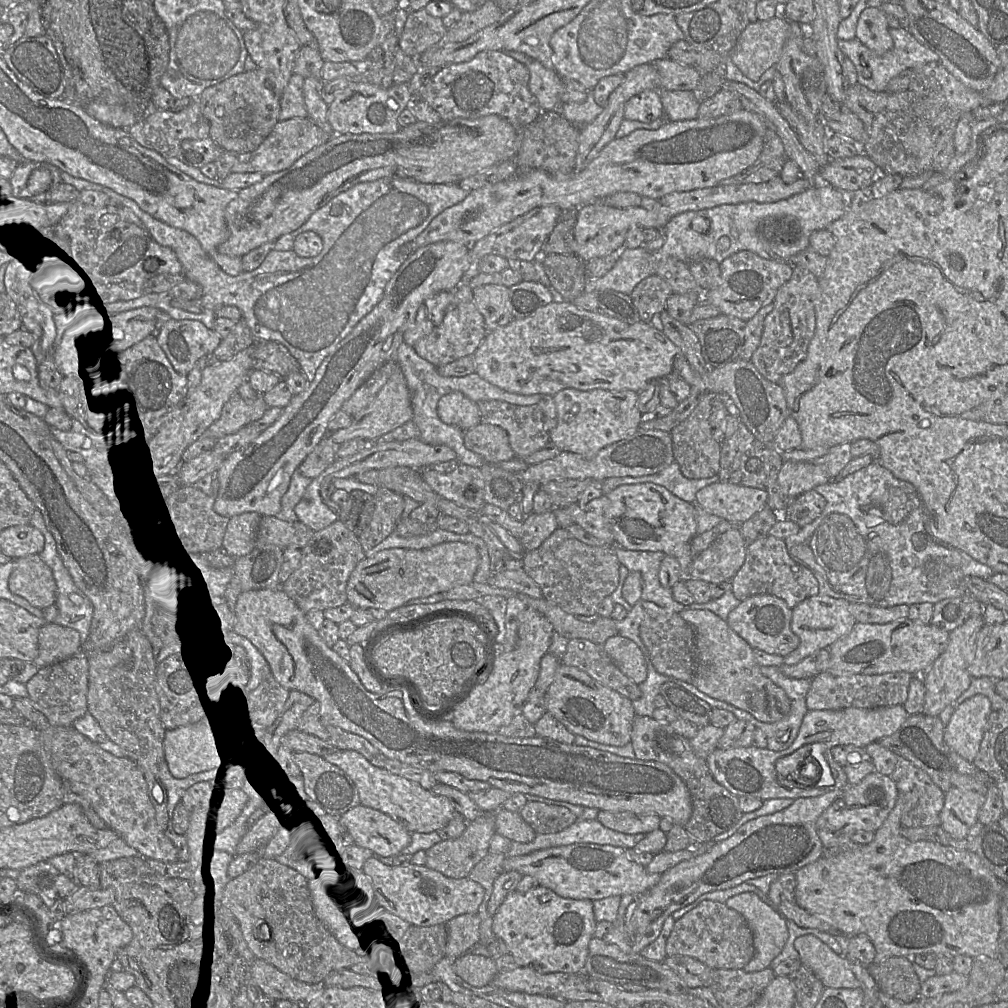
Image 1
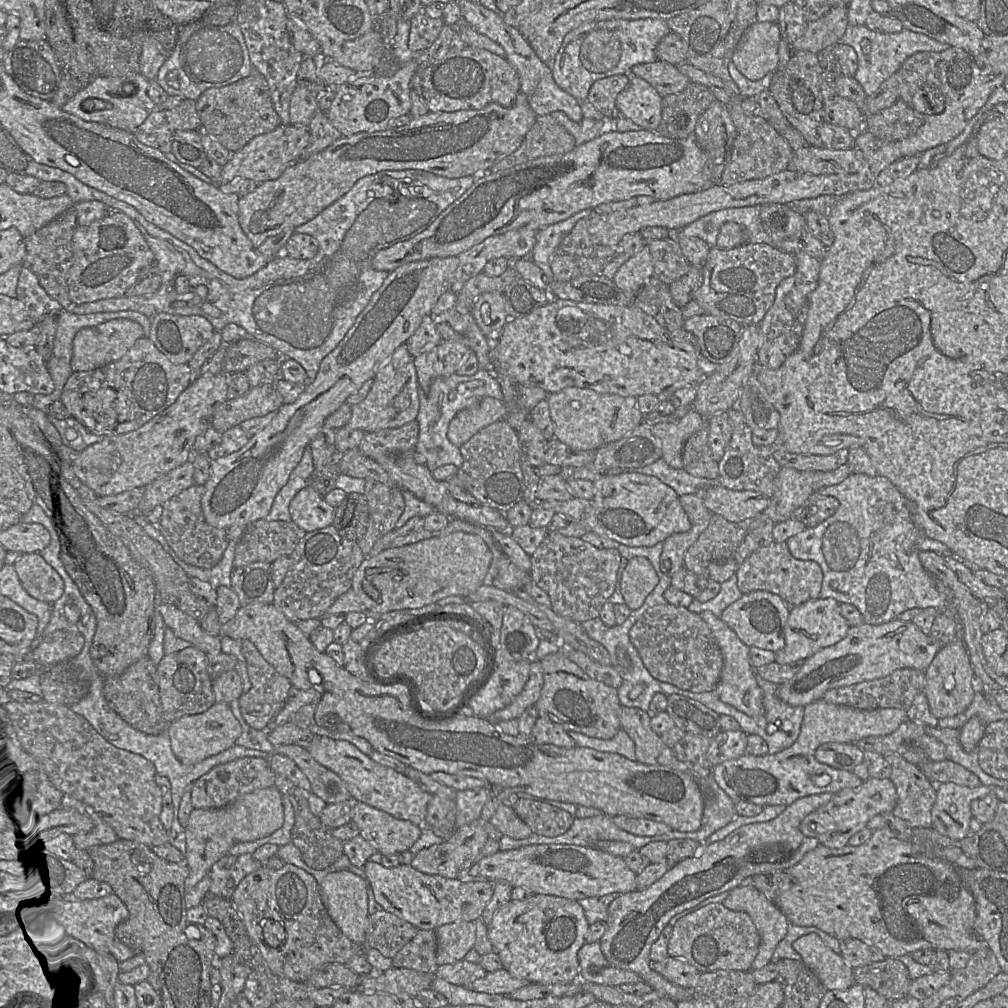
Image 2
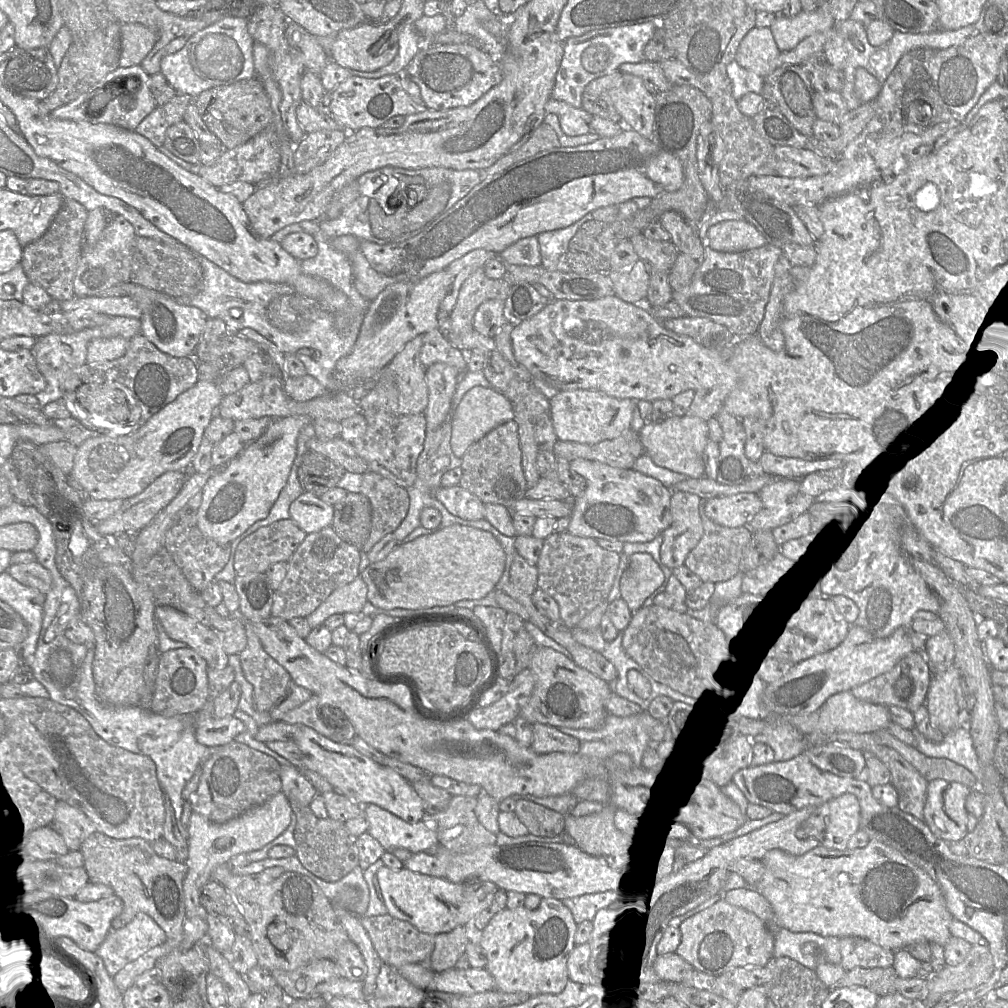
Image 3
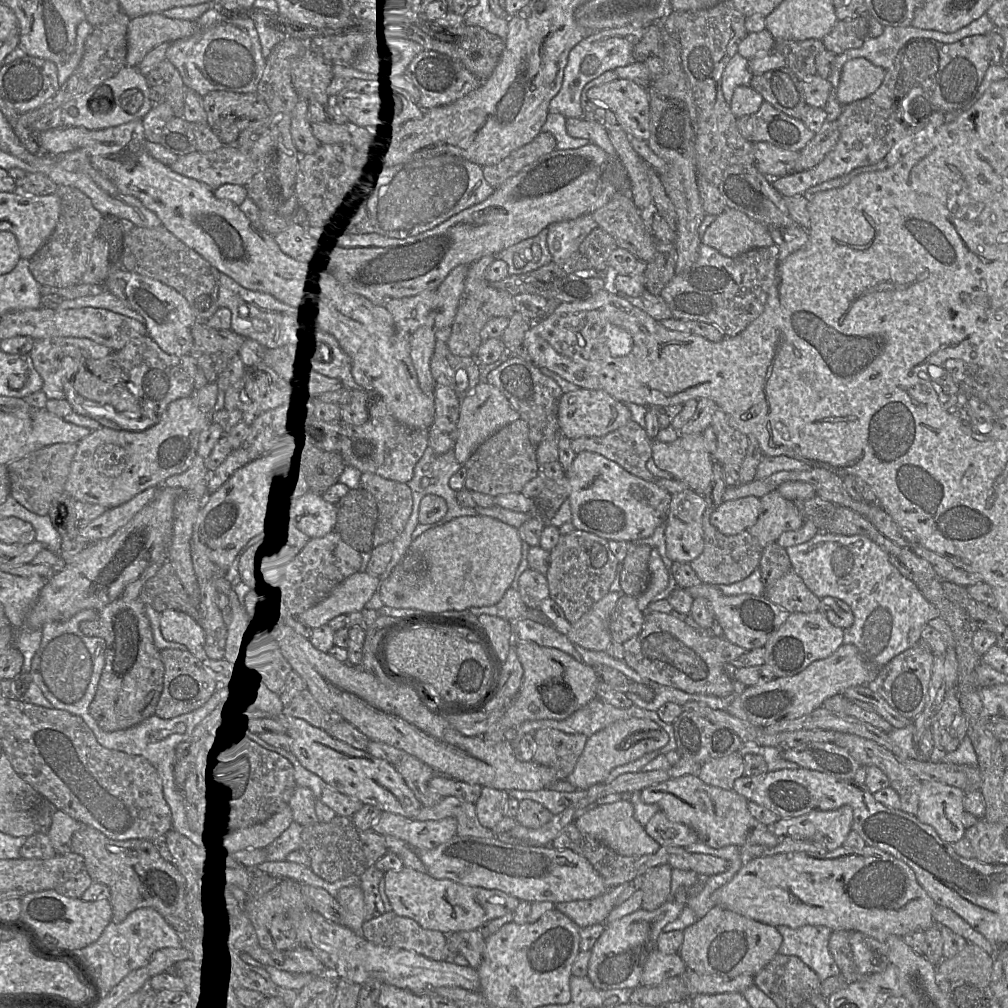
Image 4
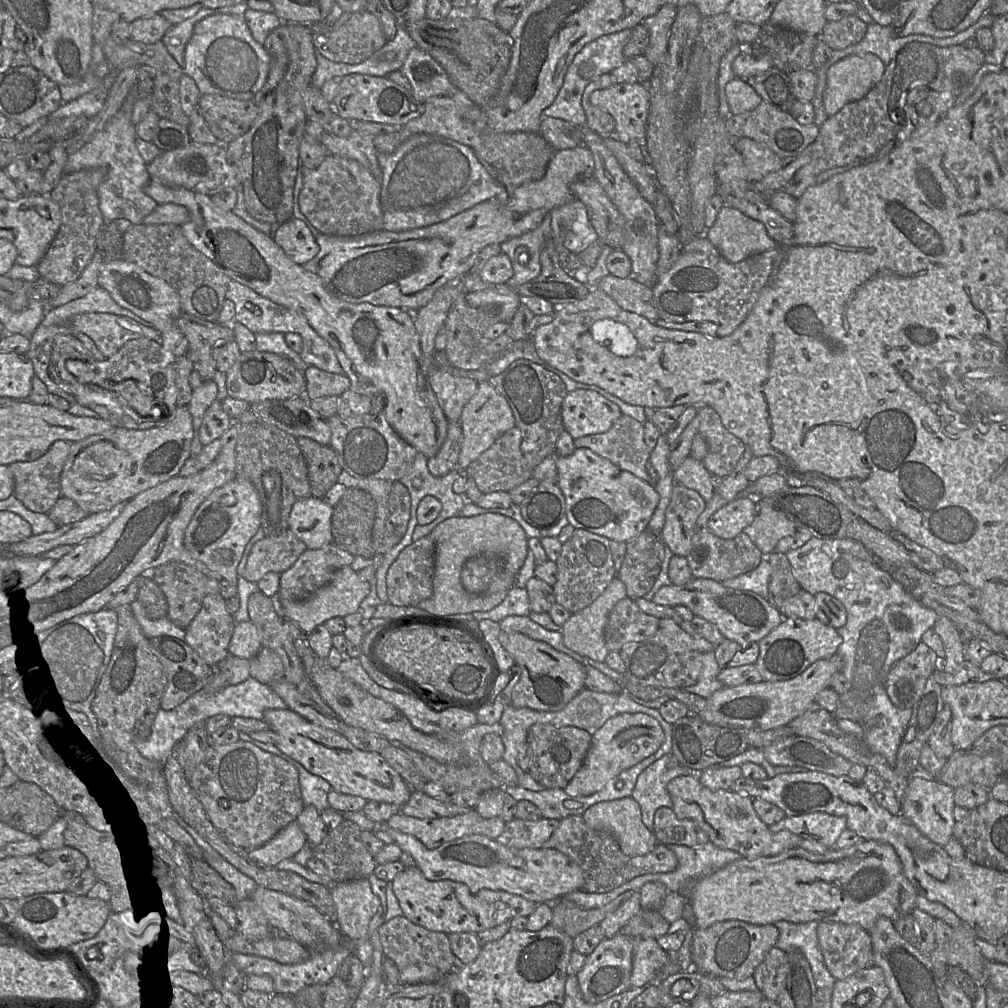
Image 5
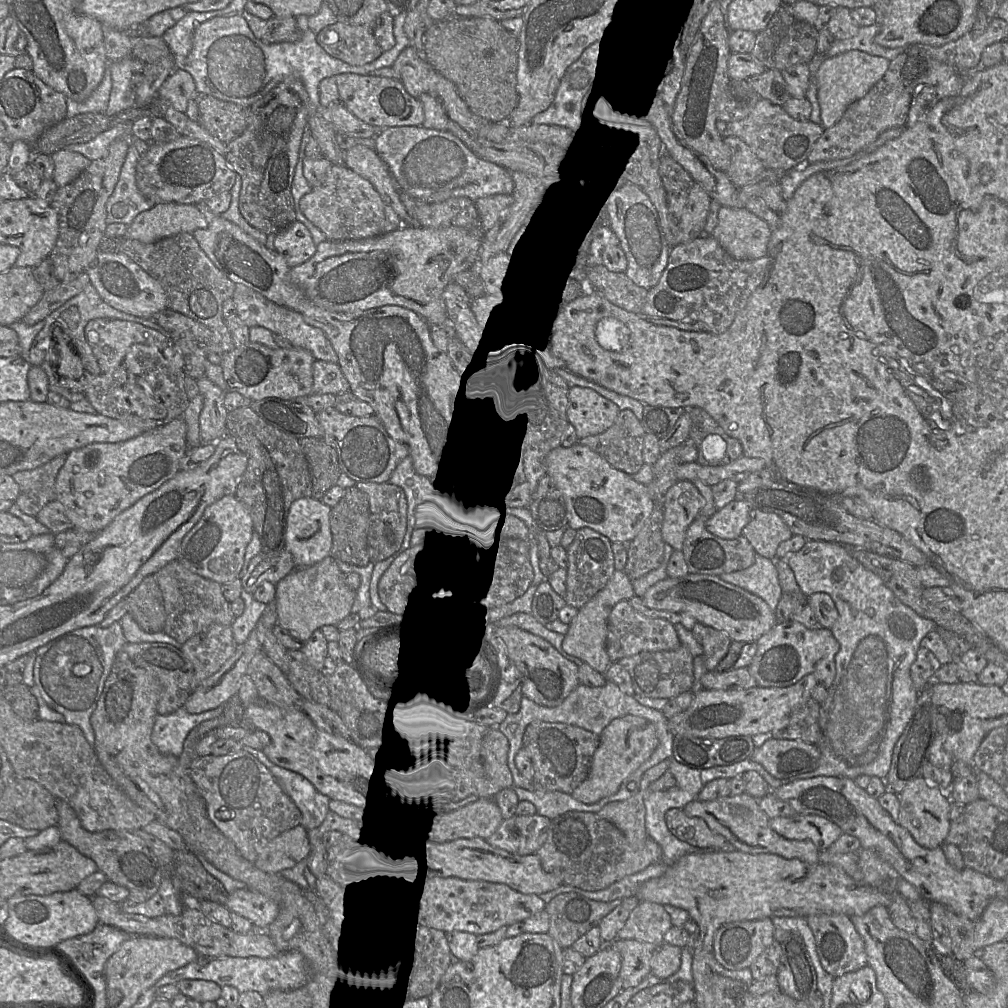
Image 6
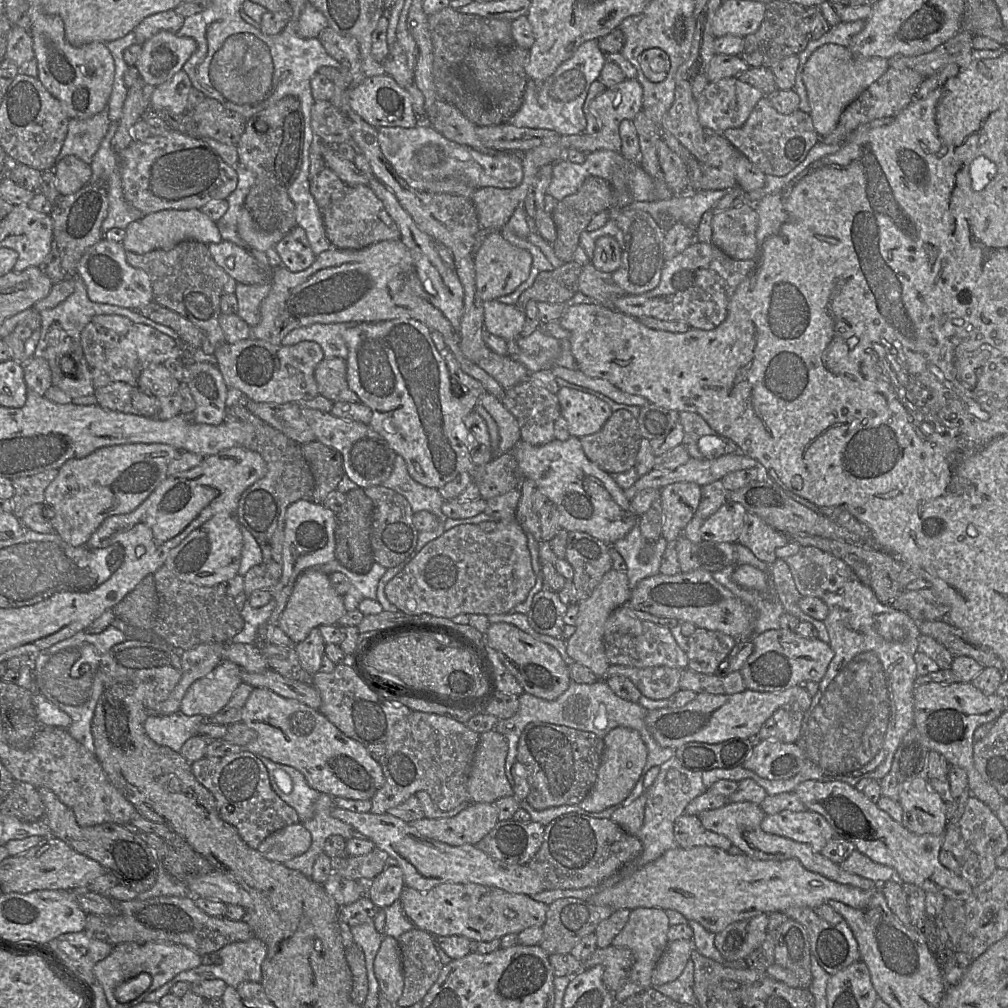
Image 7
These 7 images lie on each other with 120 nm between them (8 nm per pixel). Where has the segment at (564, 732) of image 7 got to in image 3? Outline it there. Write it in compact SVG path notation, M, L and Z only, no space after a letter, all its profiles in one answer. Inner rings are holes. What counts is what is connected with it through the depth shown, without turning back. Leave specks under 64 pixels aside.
M542 723L533 724L531 749L537 754L551 752L577 754L579 753L581 744L580 740L564 734L557 727Z

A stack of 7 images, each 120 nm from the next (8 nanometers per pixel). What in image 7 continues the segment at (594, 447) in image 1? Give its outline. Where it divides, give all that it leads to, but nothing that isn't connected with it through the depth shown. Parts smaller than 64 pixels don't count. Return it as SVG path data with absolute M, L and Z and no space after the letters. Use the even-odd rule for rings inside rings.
M560 387L556 396L568 431L577 438L598 432L613 413L606 402L586 392Z

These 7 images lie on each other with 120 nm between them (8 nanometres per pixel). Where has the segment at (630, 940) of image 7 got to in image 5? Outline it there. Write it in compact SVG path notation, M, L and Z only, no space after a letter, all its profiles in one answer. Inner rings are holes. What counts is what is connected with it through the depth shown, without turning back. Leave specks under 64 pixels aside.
M641 909L626 922L619 934L632 938L657 940L667 934L670 924L659 910Z

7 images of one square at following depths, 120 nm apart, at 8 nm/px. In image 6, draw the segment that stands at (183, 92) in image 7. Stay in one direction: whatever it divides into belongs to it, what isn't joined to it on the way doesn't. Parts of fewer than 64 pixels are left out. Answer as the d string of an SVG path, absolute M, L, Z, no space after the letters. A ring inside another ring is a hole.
M175 69L159 88L157 97L168 101L179 112L186 113L188 101L196 91L191 74Z

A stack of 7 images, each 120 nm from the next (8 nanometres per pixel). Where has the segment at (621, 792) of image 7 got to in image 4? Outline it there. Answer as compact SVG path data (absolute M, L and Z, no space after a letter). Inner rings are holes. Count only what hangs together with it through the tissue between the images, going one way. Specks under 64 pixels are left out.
M644 718L616 721L590 736L567 781L577 790L587 790L605 781L615 767L632 762L643 755L664 747L669 742L667 732L656 722Z

